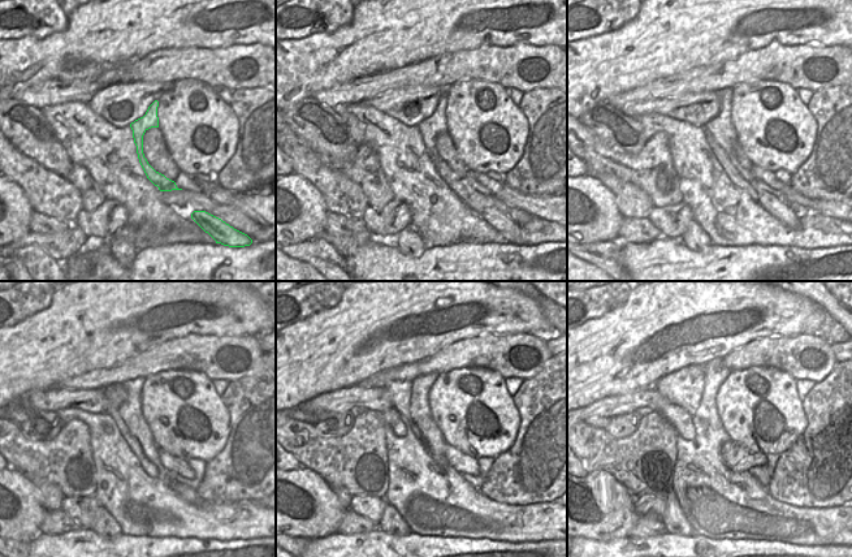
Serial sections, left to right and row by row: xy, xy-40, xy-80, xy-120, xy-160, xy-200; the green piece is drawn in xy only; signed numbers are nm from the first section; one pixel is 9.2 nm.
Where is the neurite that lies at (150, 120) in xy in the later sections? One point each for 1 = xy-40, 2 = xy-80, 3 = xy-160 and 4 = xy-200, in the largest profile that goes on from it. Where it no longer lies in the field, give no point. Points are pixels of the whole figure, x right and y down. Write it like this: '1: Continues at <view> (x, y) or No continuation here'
1: Continues at xy-40 (429, 128)
2: Continues at xy-80 (721, 135)
3: Continues at xy-160 (410, 400)
4: Continues at xy-200 (693, 388).

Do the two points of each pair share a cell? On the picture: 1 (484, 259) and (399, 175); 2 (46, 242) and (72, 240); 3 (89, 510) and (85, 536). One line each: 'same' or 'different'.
1: different
2: same
3: different

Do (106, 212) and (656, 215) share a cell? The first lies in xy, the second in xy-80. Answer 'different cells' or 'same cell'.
same cell

